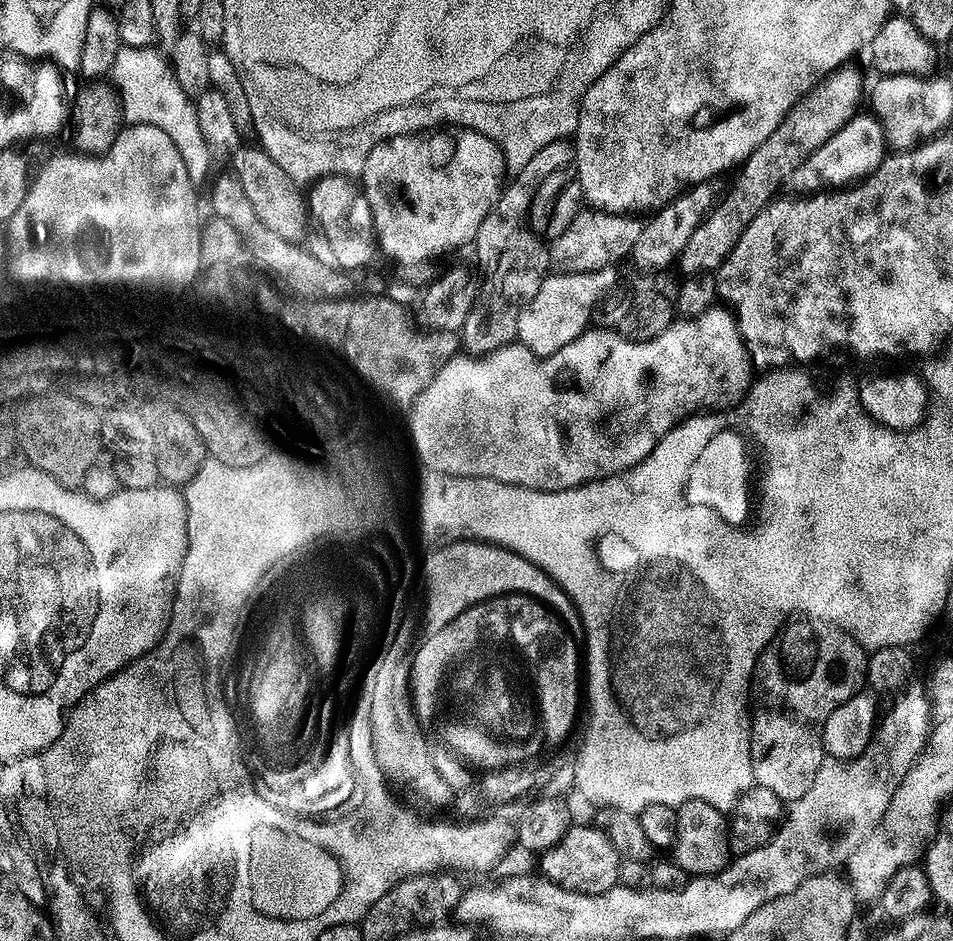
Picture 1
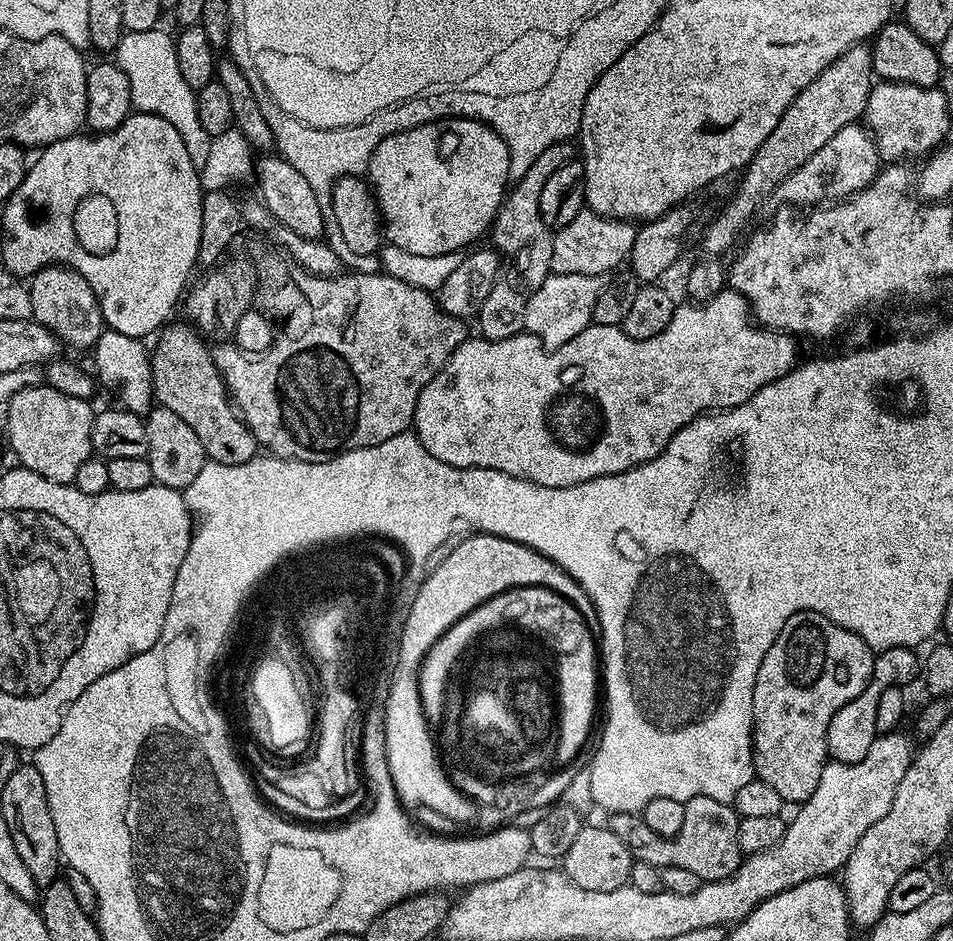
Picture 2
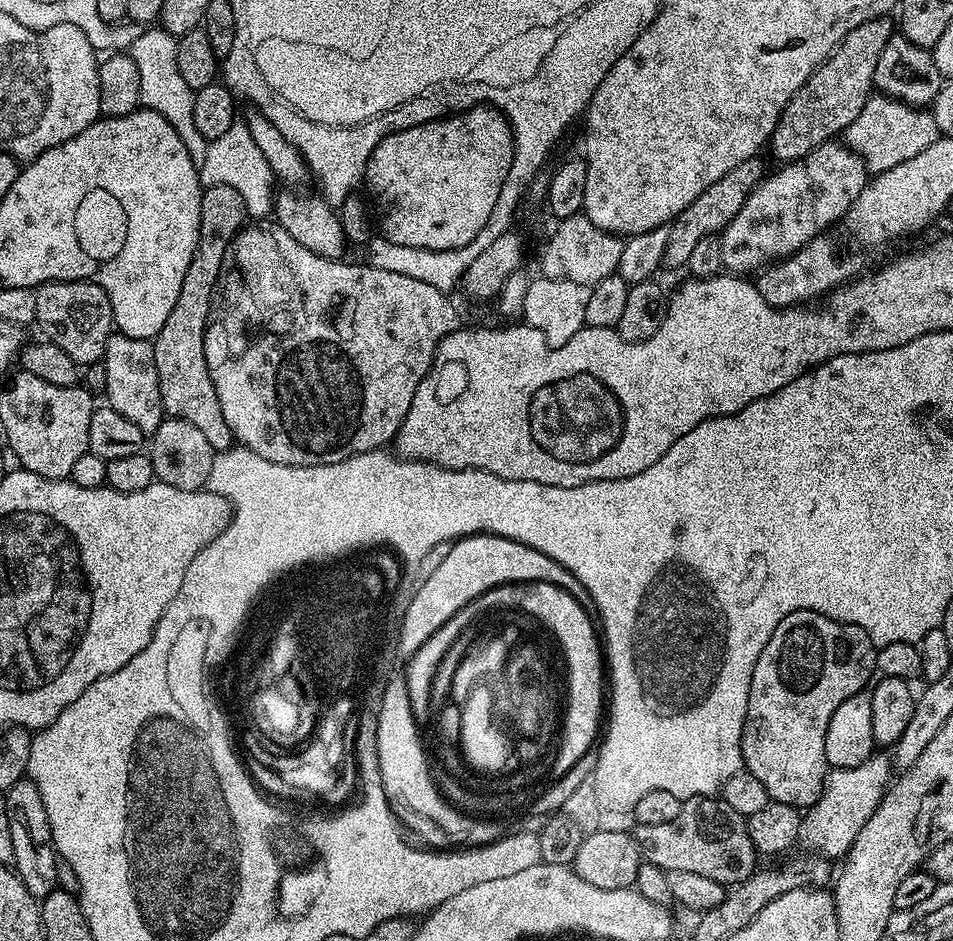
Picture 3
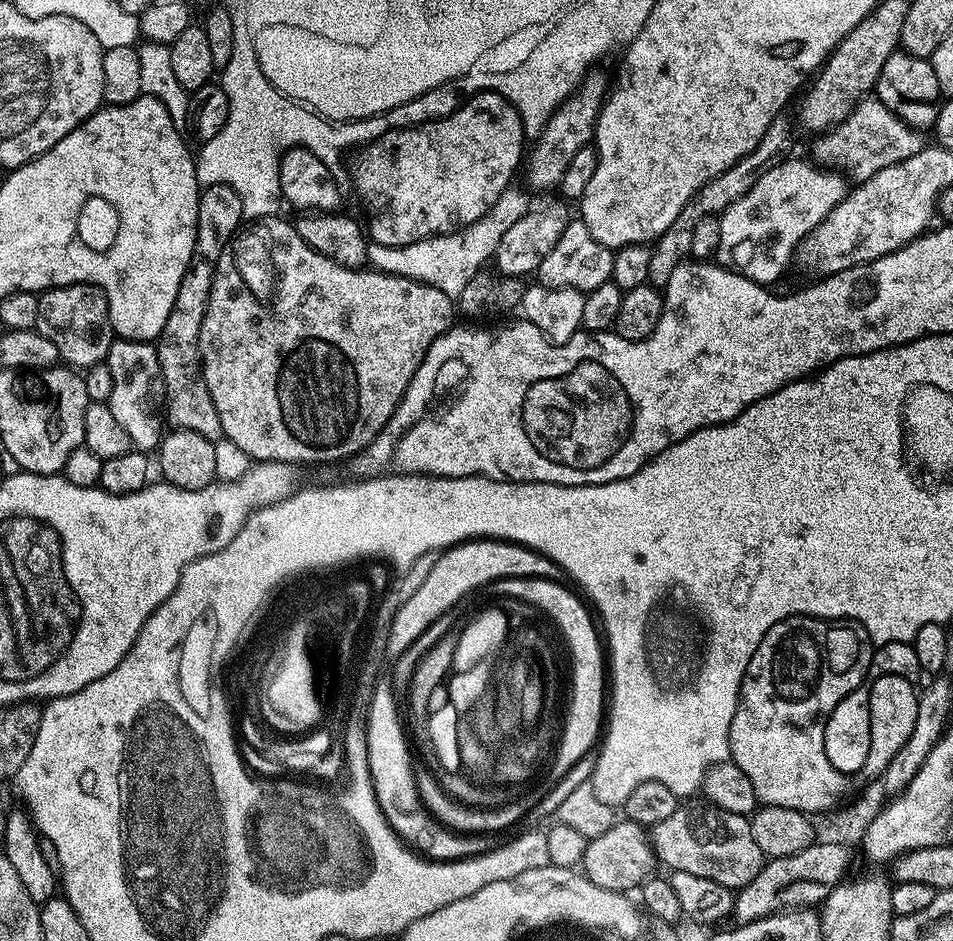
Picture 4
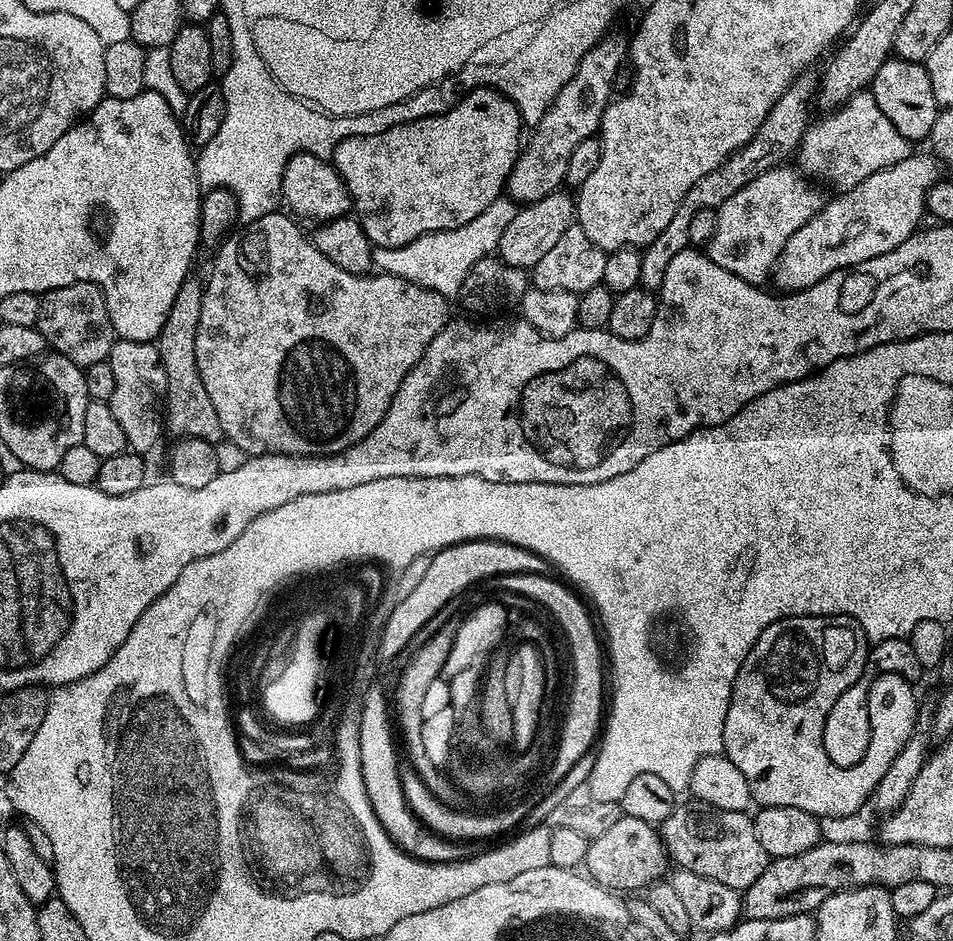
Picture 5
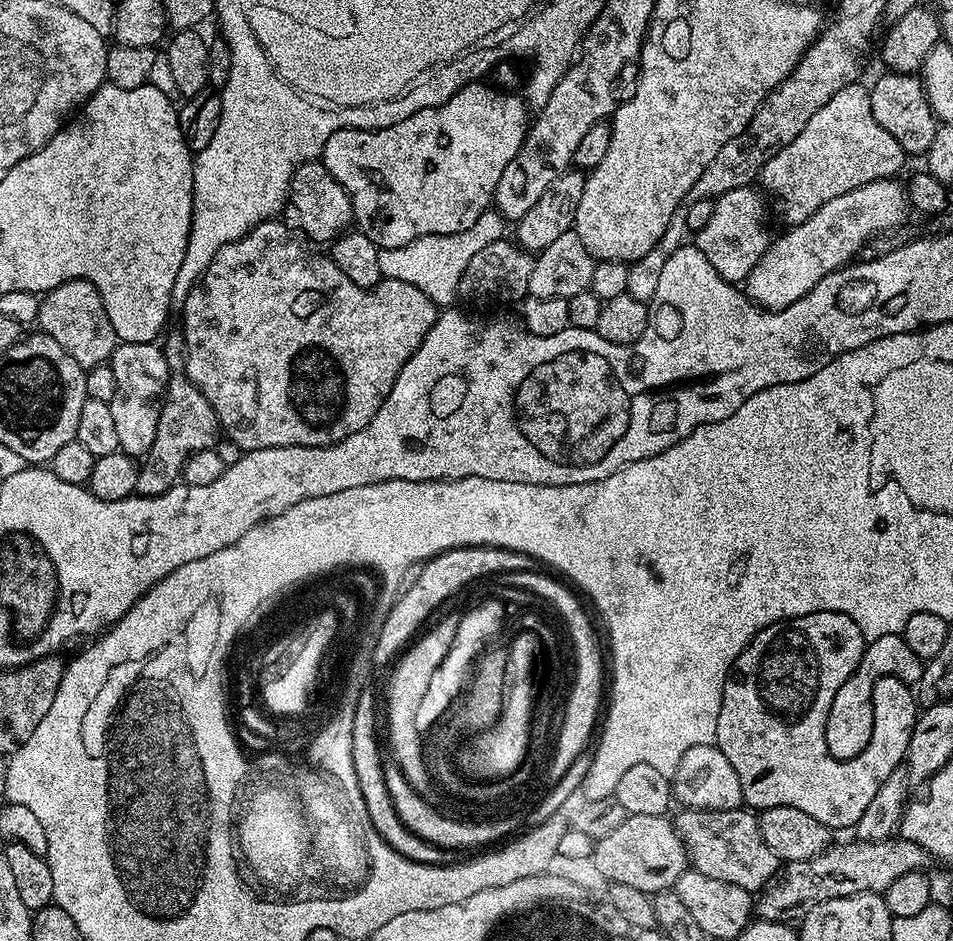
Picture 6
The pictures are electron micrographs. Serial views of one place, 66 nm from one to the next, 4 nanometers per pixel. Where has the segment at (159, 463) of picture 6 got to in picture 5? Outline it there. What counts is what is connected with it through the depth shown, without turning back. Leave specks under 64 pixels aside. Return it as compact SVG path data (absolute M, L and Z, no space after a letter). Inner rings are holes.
M189 278L182 282L178 294L174 298L174 306L170 306L170 314L166 314L166 322L158 337L158 347L162 366L166 370L166 428L176 438L189 440L205 440L211 444L219 444L225 439L222 426L218 422L218 413L210 402L210 394L206 394L206 386L202 386L202 378L198 374L198 366L194 358L194 338L198 326L198 314L202 310L204 284Z

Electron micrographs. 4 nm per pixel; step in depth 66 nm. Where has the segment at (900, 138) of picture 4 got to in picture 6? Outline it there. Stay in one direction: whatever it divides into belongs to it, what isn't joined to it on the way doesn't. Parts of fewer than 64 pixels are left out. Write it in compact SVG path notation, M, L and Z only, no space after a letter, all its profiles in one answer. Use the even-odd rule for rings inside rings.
M857 82L838 90L838 94L802 126L802 134L782 146L782 150L774 153L758 170L759 187L765 193L780 196L776 208L785 225L806 222L806 218L830 202L830 198L838 198L838 194L858 190L858 186L875 180L895 177L903 166L906 153L878 126L874 110L870 110L870 91L862 85Z

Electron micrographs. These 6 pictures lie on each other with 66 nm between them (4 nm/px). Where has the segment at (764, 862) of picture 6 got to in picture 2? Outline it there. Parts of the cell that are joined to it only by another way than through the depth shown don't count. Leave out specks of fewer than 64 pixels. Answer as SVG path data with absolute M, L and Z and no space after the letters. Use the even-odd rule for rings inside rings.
M695 796L683 801L682 830L671 838L654 834L643 815L634 812L614 812L607 817L606 826L630 850L633 861L641 860L655 868L682 866L702 882L721 880L738 870L742 853L738 846L740 816L731 803L723 804L714 798Z

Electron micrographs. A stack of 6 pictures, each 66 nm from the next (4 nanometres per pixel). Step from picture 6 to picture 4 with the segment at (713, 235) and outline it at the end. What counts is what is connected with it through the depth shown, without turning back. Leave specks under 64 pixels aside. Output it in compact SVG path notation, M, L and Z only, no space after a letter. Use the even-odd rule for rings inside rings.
M781 160L779 164L768 168L766 174L762 174L762 178L758 178L758 182L754 182L754 186L750 186L750 190L746 190L742 198L738 198L738 202L720 213L718 219L722 226L722 238L718 260L723 267L730 268L733 272L741 272L755 284L772 286L787 270L796 248L798 252L804 239L844 200L850 191L849 181L839 171L809 160Z

